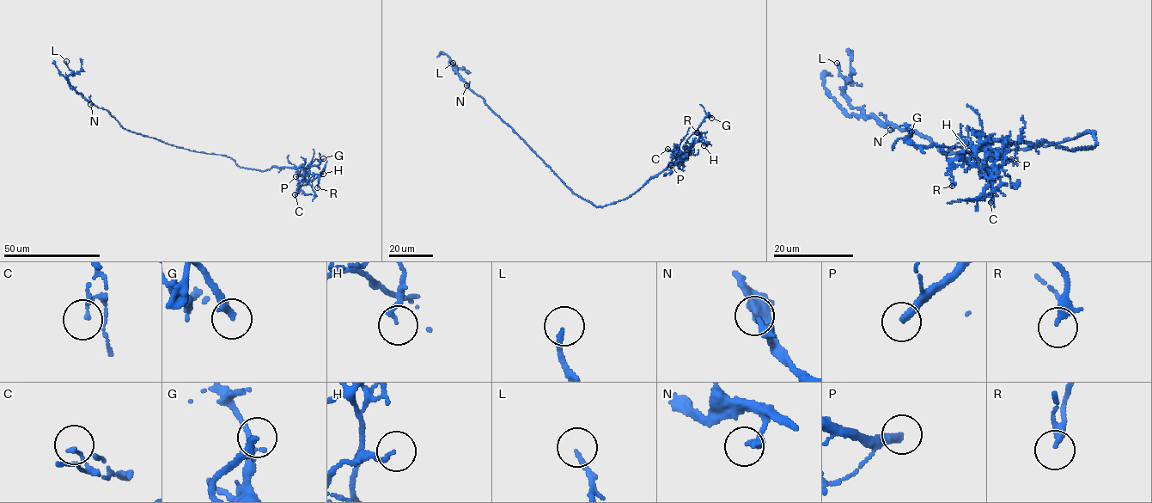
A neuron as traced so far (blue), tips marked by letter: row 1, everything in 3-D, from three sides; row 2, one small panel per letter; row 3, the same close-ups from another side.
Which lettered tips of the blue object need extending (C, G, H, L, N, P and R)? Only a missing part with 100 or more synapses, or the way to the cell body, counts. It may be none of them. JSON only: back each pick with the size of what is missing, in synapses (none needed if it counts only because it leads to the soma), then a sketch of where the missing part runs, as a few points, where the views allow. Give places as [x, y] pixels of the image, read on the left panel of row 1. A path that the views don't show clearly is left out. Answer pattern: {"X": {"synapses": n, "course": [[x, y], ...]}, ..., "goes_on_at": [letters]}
{"P": {"synapses": 140, "course": [[295, 176], [278, 180], [268, 175], [275, 166]]}, "goes_on_at": ["G", "P"]}

